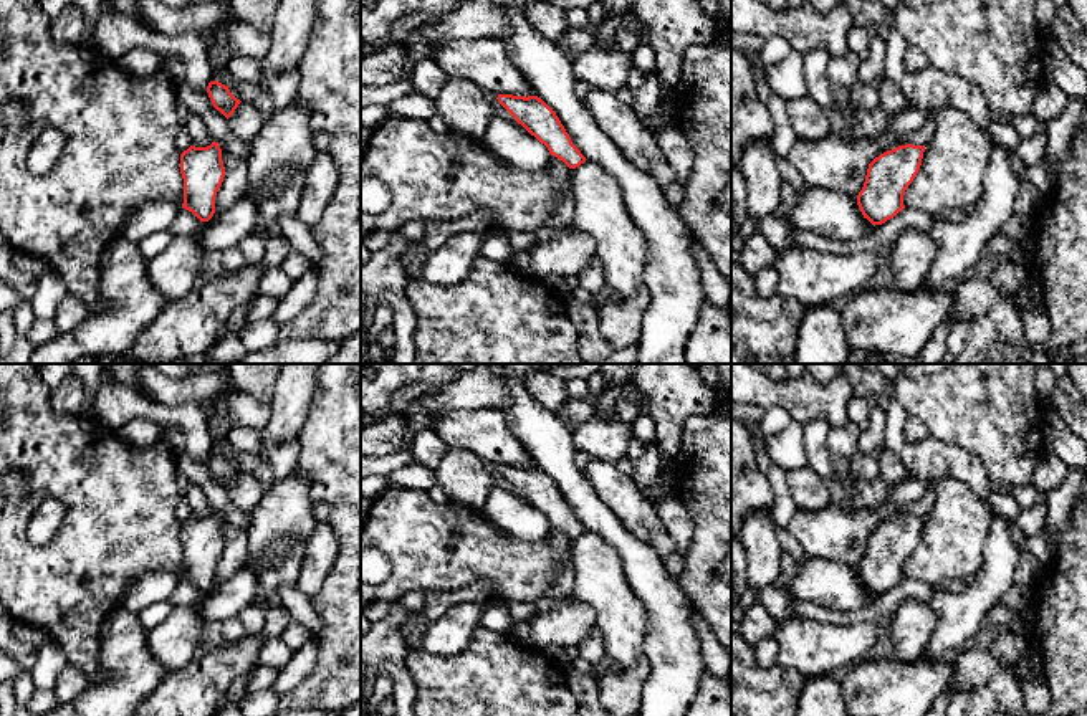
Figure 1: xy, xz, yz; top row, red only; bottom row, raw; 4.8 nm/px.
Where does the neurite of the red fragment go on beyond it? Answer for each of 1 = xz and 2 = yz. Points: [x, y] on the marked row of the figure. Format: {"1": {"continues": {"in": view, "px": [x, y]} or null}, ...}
{"1": {"continues": null}, "2": {"continues": null}}

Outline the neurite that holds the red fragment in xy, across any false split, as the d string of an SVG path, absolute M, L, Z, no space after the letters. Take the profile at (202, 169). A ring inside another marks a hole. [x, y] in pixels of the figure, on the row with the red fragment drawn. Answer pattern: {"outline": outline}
{"outline": "M218 142L207 147L190 146L180 154L184 179L182 208L192 212L200 222L208 222L215 213L215 197L223 182L225 169Z"}

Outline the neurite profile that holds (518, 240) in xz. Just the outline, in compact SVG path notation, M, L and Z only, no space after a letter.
M529 232L508 233L508 240L510 240L513 255L516 255L520 251L529 251L538 243L539 238L541 238L541 235L529 233Z

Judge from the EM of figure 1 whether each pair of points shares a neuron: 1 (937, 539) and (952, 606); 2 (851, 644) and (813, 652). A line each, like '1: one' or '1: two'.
1: two
2: one

